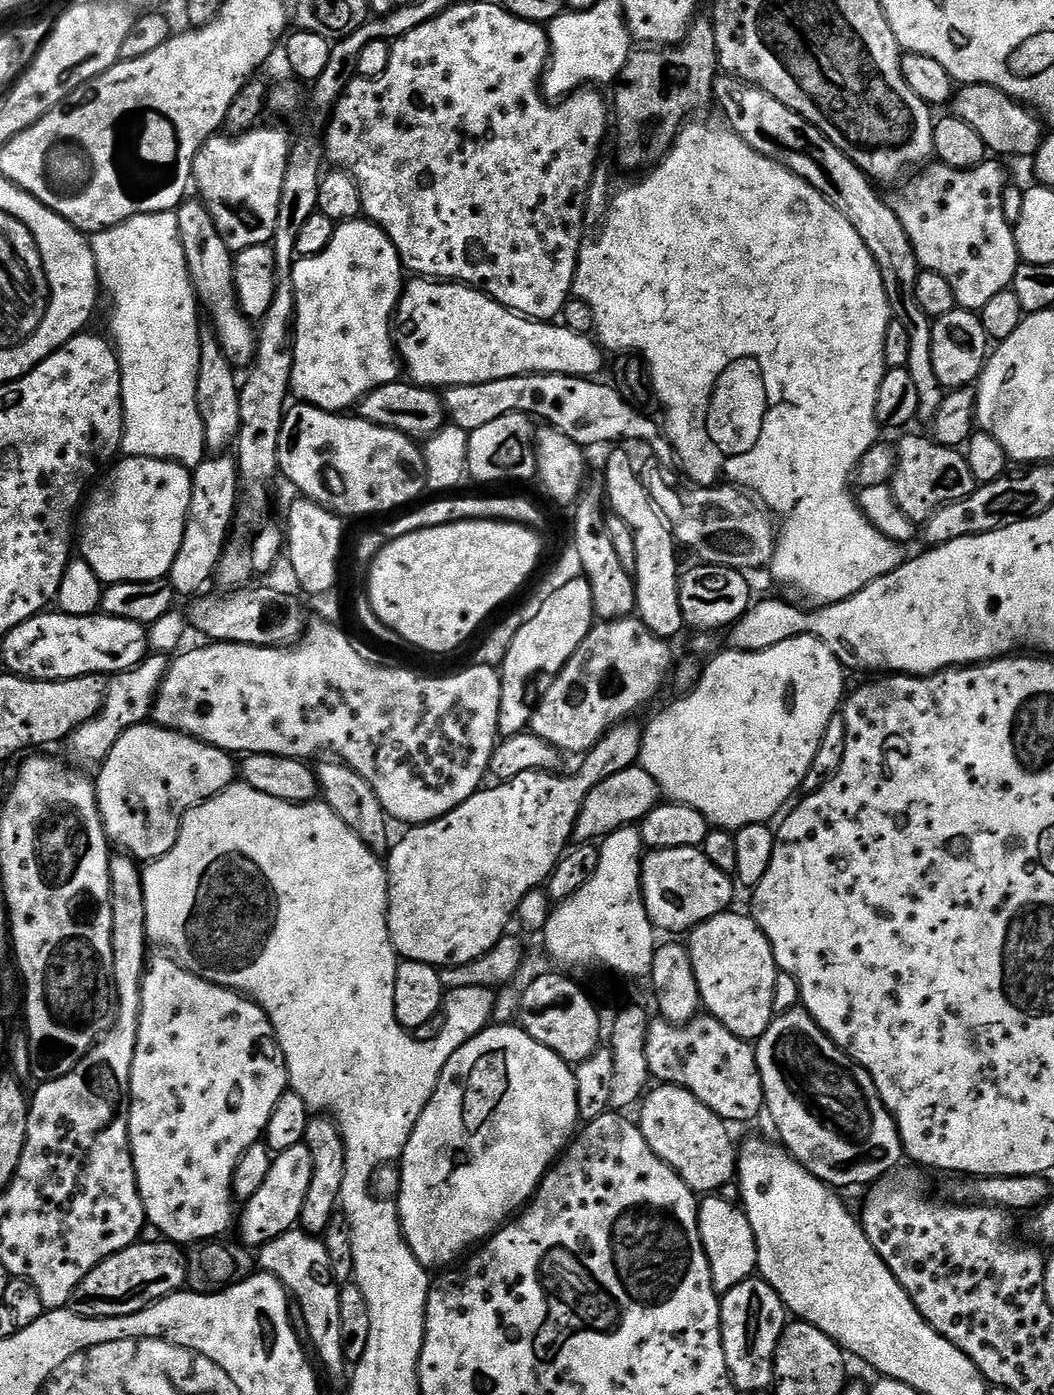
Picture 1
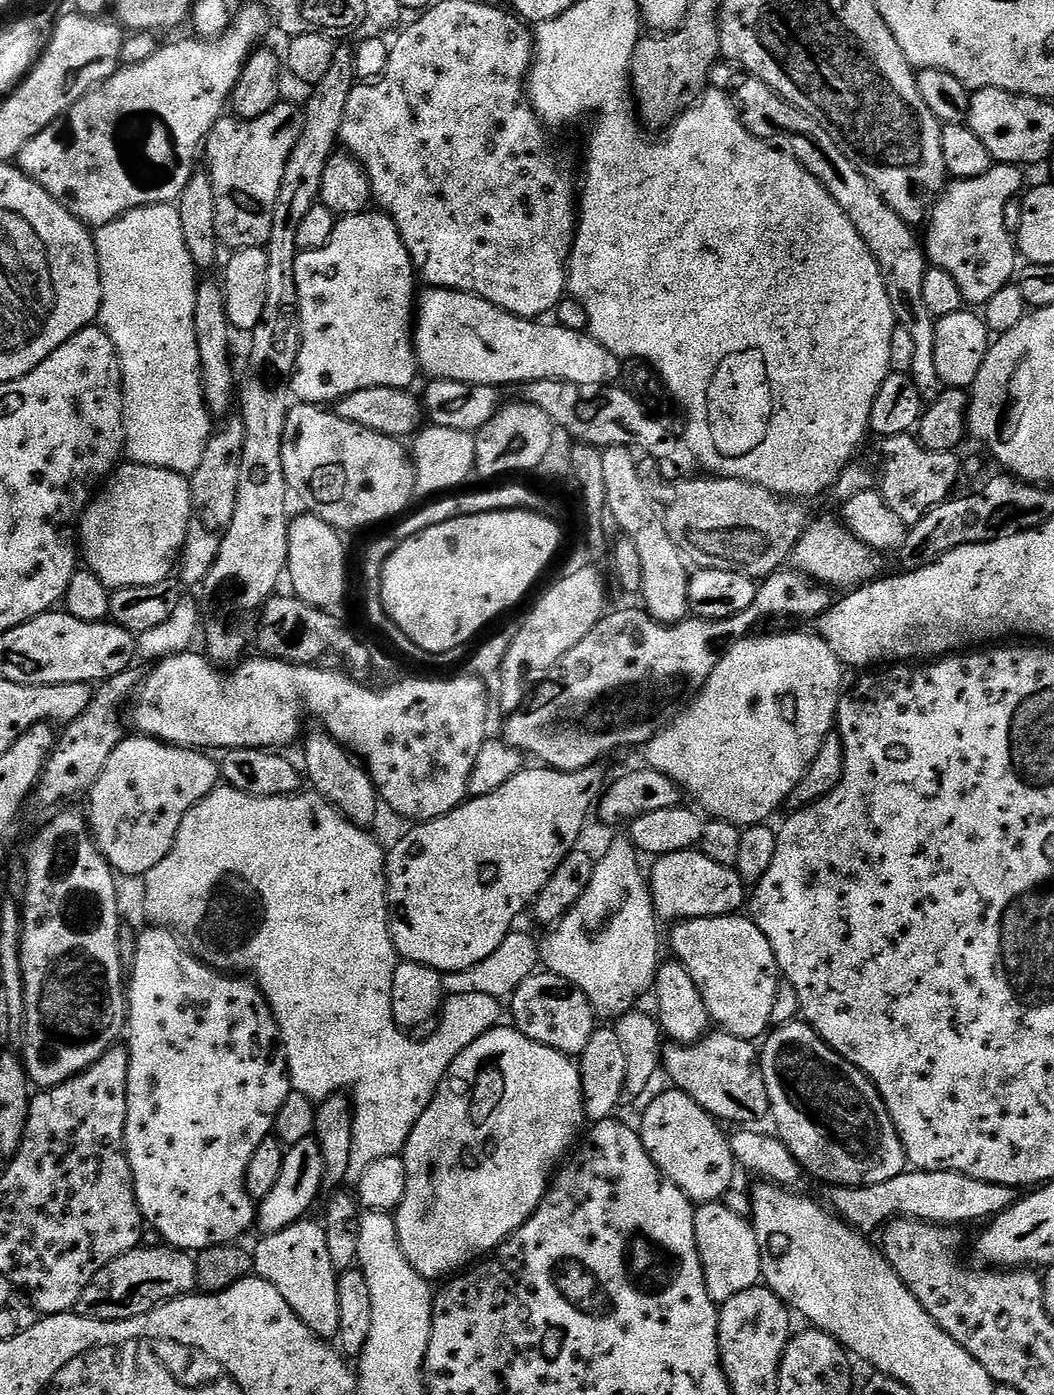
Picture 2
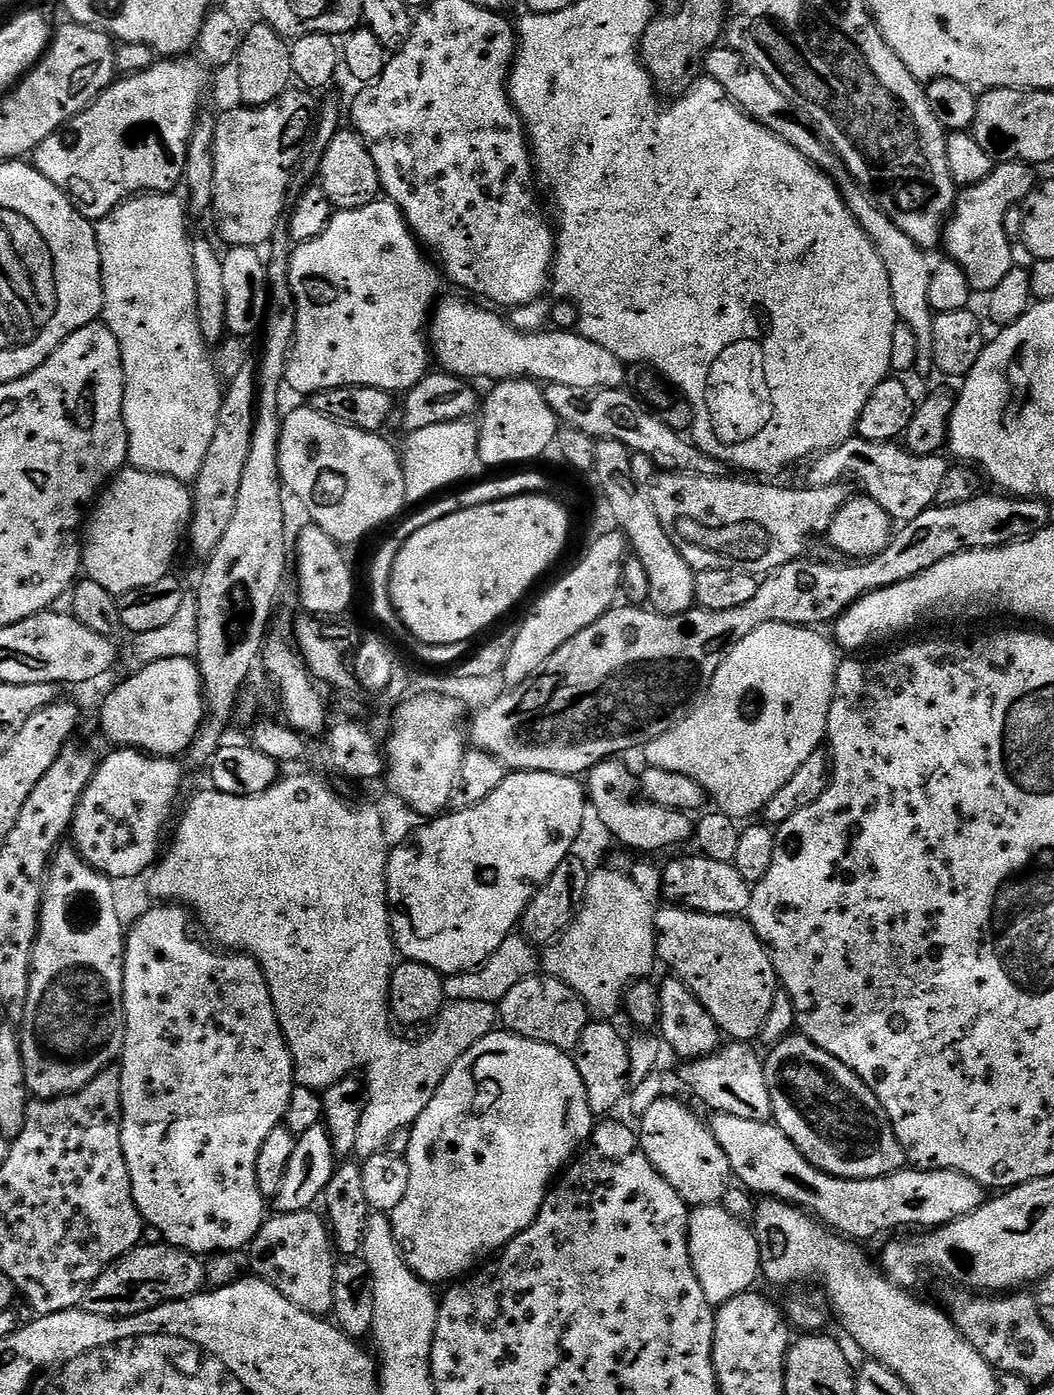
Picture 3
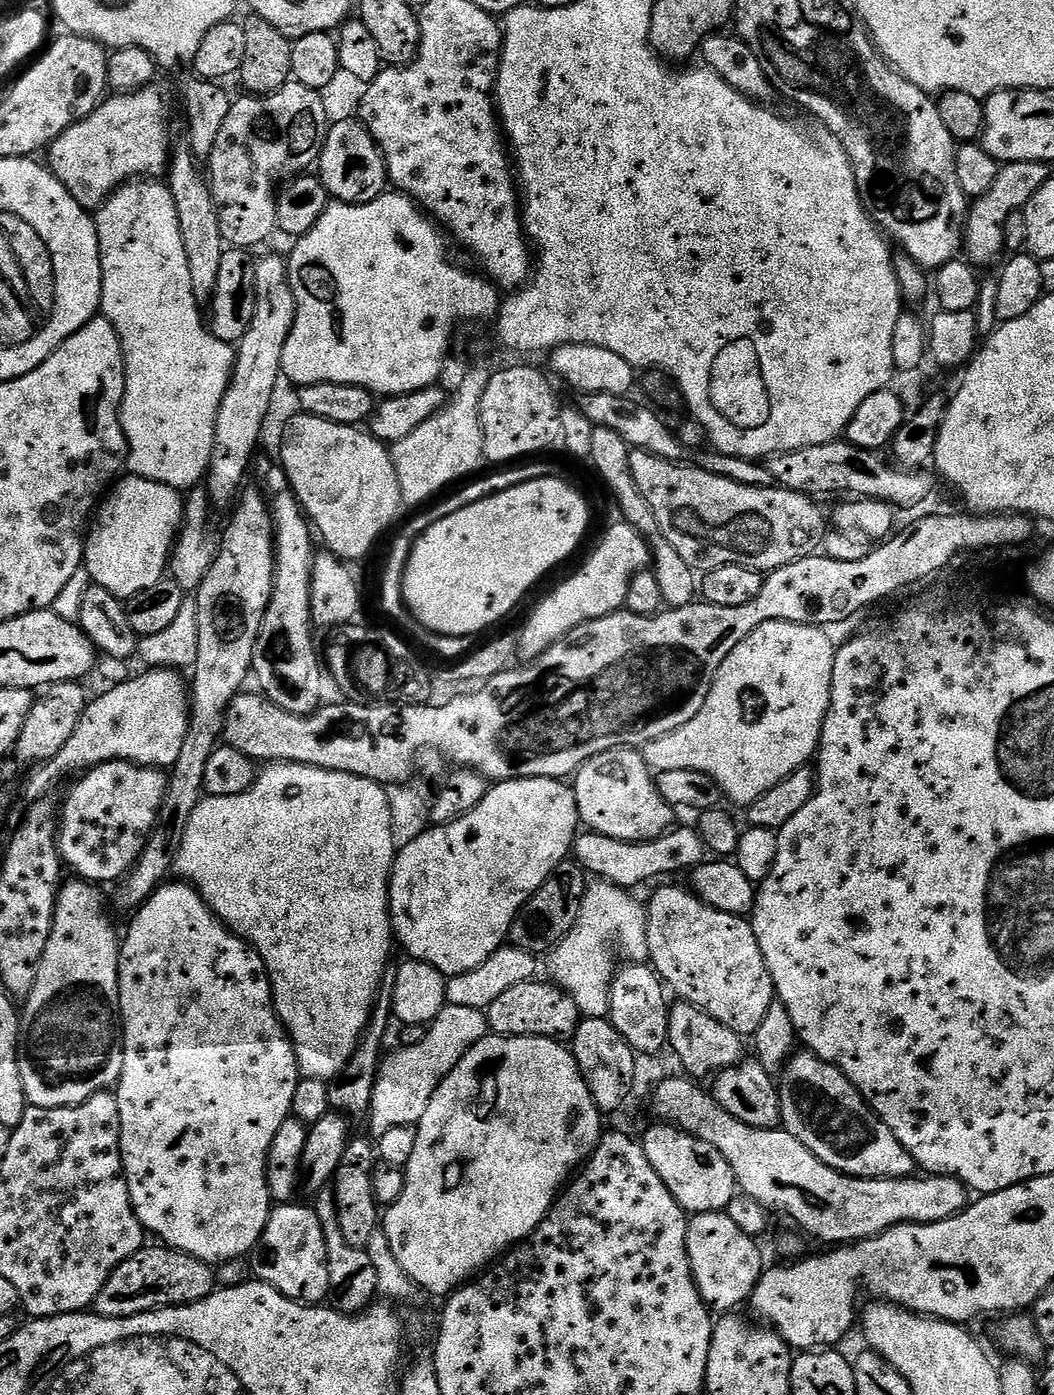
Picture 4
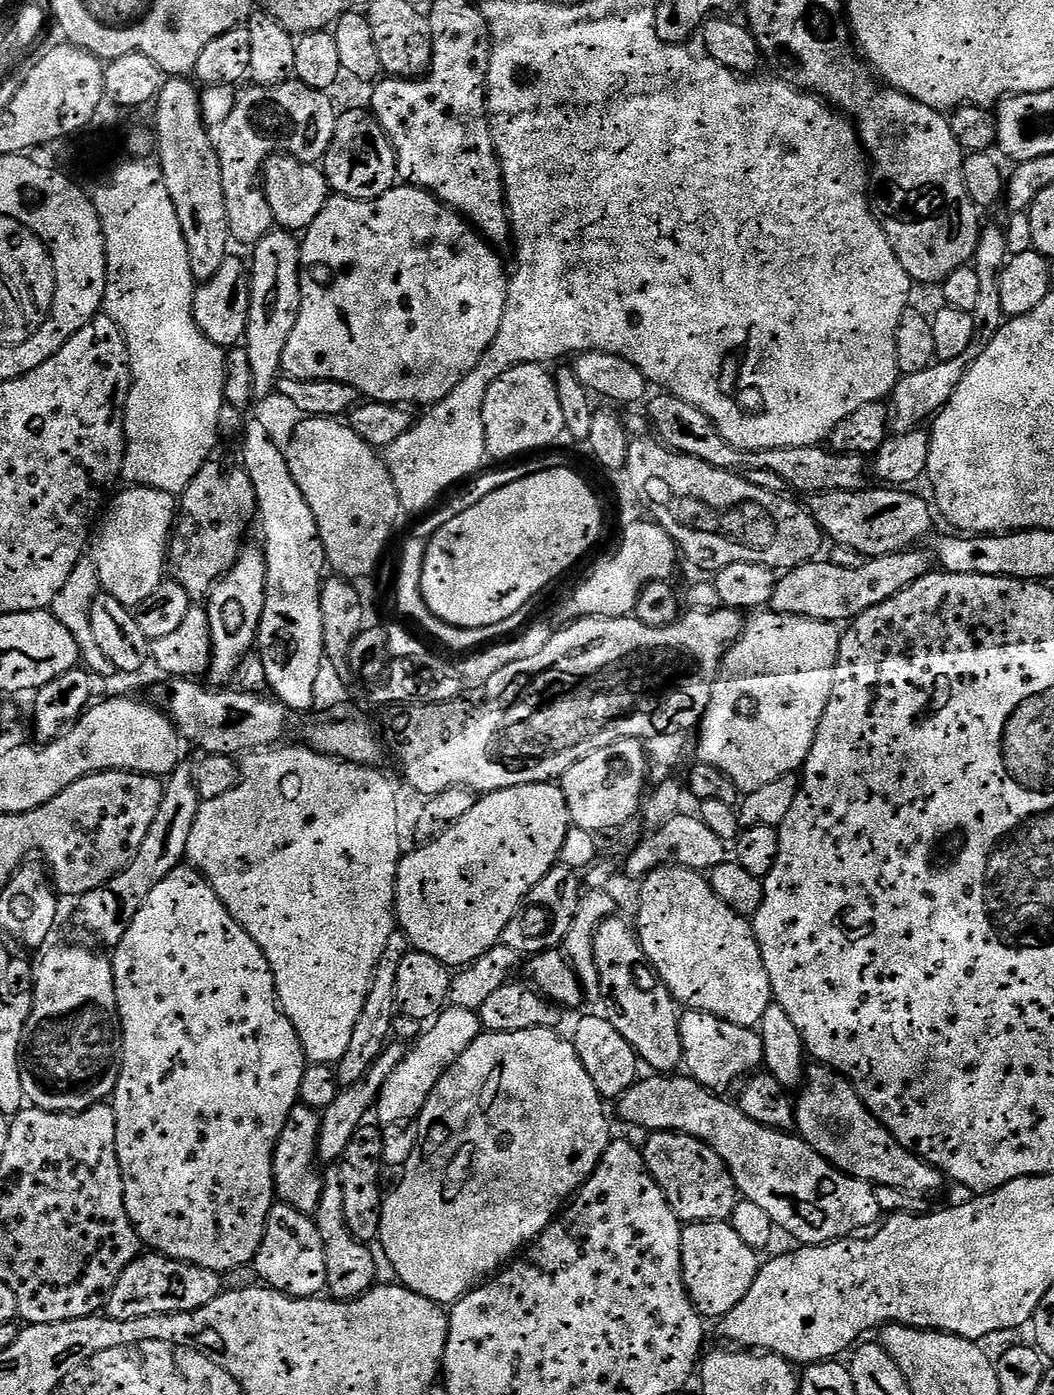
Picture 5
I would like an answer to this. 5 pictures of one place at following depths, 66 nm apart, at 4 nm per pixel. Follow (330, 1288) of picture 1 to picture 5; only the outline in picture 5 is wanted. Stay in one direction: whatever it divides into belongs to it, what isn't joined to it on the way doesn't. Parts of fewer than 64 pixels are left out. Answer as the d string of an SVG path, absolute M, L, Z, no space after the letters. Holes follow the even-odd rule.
M283 1202L273 1203L266 1230L262 1238L262 1246L254 1261L256 1275L265 1285L271 1286L278 1292L287 1292L290 1296L299 1296L301 1300L311 1300L319 1297L328 1287L326 1282L326 1254L322 1234L318 1234L315 1219L307 1212L300 1212Z

